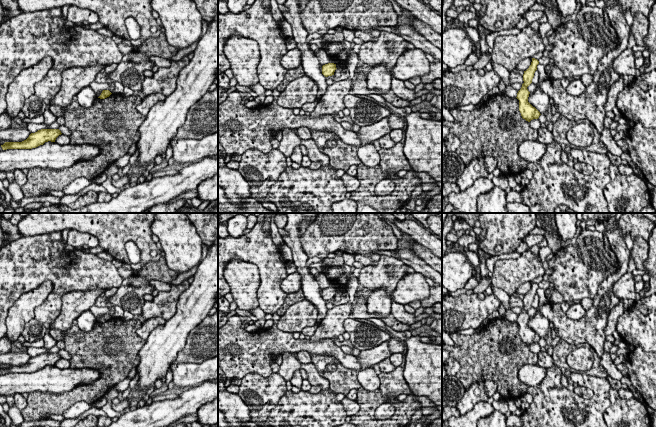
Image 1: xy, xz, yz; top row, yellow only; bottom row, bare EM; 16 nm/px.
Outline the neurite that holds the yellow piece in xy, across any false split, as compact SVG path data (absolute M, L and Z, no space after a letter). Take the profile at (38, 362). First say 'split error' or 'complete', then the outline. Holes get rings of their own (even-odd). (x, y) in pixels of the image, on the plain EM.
complete; M41 353L35 357L31 357L29 361L22 366L5 366L1 371L3 374L32 373L48 365L55 366L56 362L61 358L59 353Z

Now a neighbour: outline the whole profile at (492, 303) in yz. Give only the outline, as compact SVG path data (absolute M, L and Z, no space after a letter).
M494 293L479 299L477 294L442 296L442 331L448 334L459 330L478 329L489 314L498 310L501 301Z

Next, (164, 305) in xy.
M185 280L181 284L169 284L171 285L170 291L160 291L152 301L145 300L141 313L145 320L161 317L167 321L174 316L179 296L189 288L190 283Z

